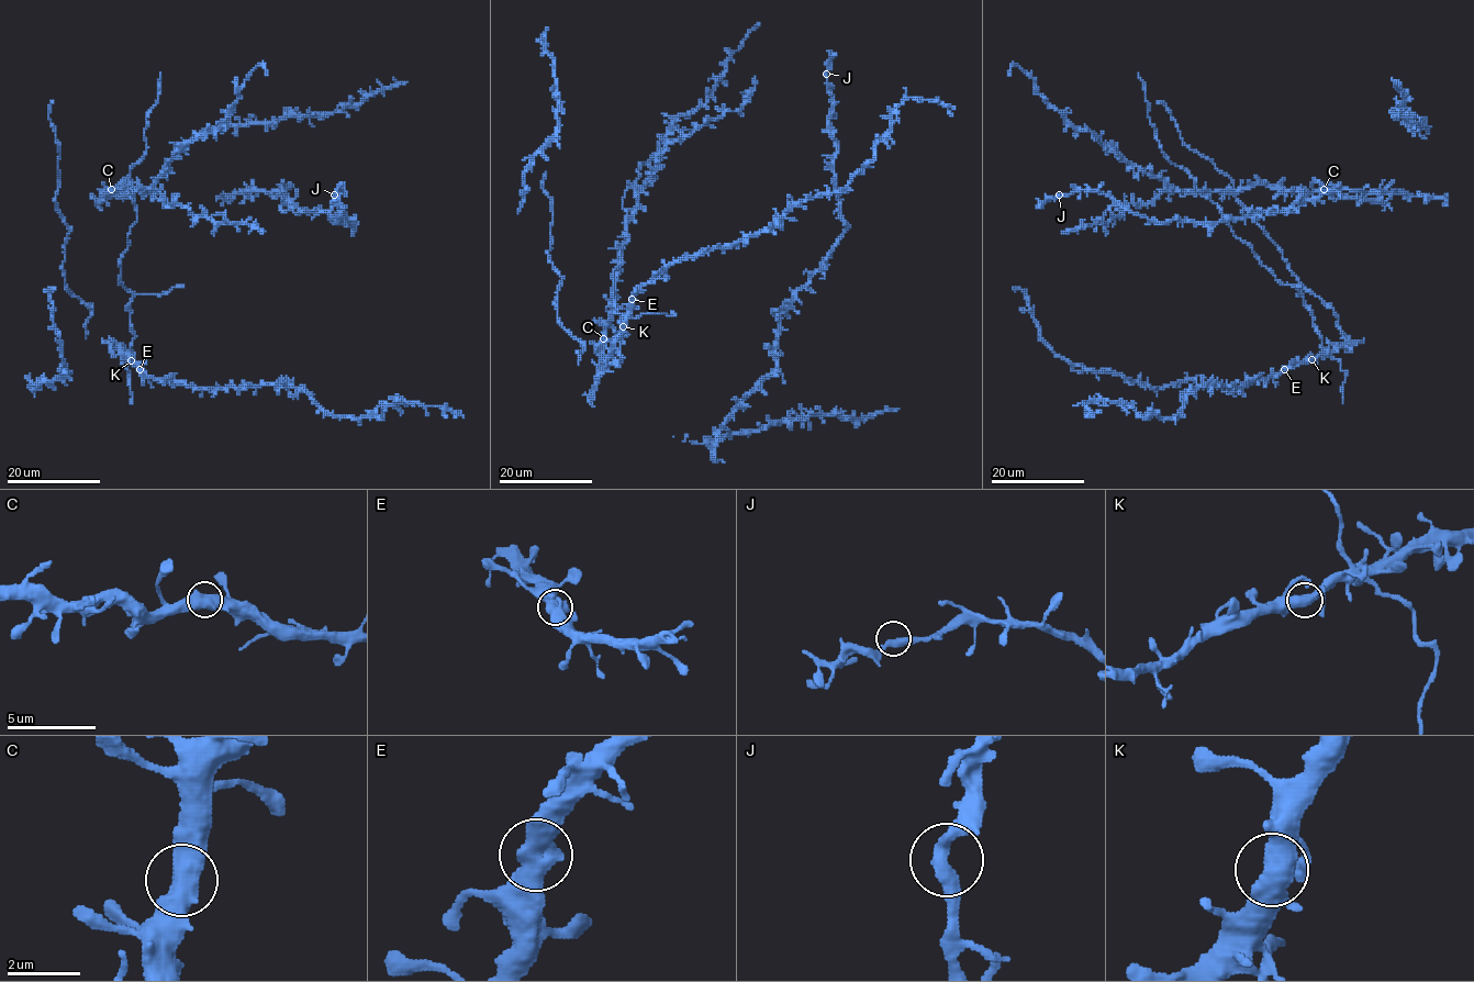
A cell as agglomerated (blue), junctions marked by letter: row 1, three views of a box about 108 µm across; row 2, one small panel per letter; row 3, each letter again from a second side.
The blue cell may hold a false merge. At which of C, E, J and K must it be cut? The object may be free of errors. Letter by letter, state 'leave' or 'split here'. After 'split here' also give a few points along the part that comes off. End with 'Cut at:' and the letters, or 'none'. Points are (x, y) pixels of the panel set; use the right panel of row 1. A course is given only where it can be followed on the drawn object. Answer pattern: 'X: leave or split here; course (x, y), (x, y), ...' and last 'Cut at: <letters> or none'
C: leave
E: leave
J: leave
K: leave
Cut at: none

